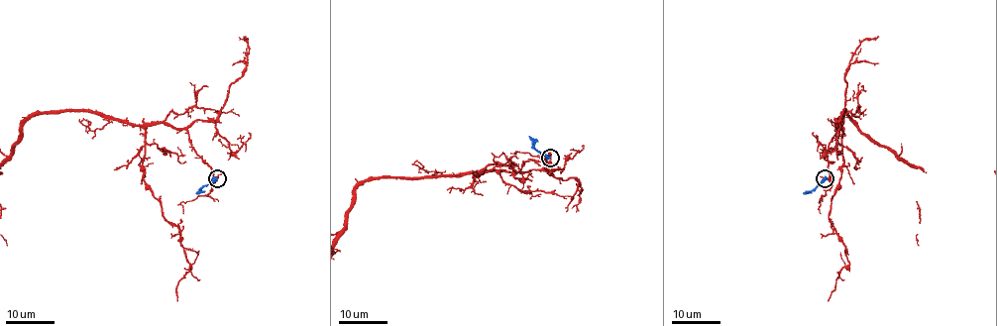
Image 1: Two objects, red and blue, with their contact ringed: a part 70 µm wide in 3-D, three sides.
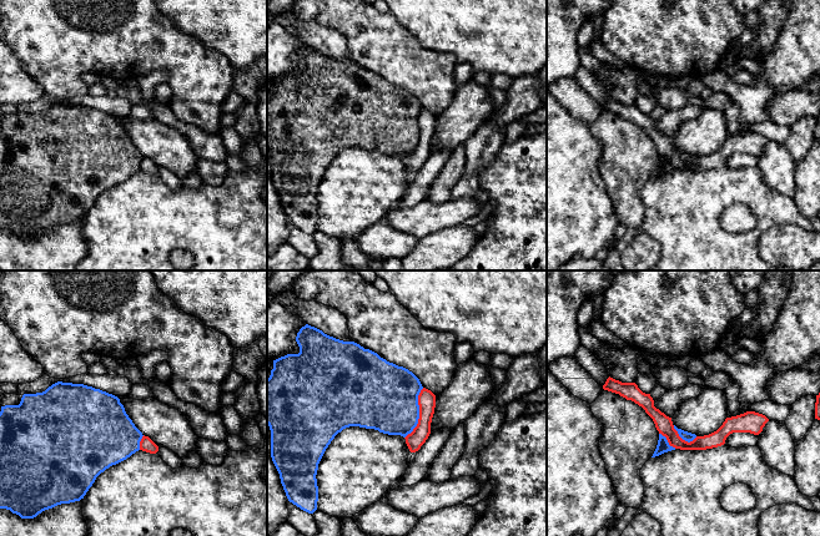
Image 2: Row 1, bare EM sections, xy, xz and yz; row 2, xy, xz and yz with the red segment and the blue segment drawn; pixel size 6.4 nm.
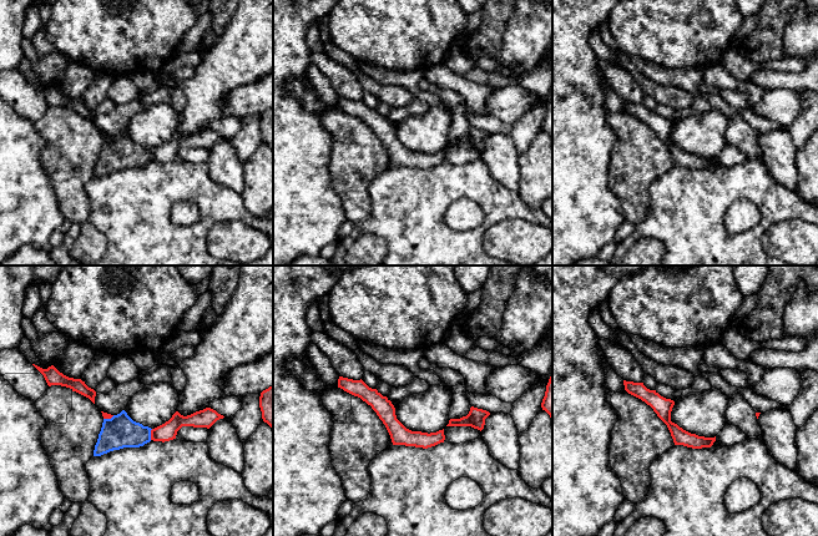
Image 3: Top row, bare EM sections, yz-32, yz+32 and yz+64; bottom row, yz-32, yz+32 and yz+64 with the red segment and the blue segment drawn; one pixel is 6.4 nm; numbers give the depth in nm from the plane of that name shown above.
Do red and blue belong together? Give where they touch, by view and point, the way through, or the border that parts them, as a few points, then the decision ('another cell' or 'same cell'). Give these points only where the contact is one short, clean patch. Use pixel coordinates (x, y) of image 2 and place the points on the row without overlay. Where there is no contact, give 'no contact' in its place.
xz (419, 134) | along xz (423, 109), (418, 116), (418, 143), (405, 158) | another cell

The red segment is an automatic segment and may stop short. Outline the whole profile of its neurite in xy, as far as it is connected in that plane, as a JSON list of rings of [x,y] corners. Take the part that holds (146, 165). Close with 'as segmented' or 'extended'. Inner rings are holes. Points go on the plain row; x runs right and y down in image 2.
[[[144,156],[140,162],[140,171],[156,175],[159,172],[159,167],[149,157]]] | as segmented

